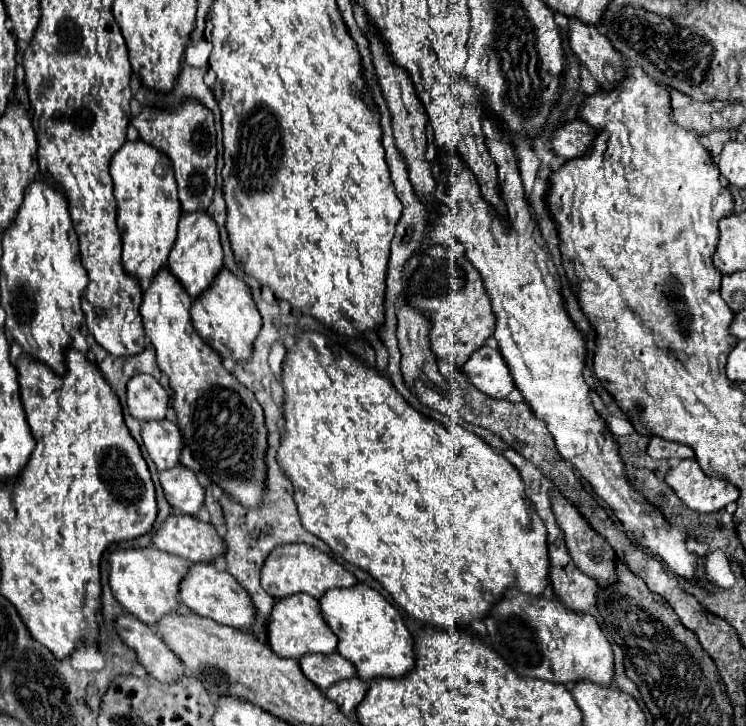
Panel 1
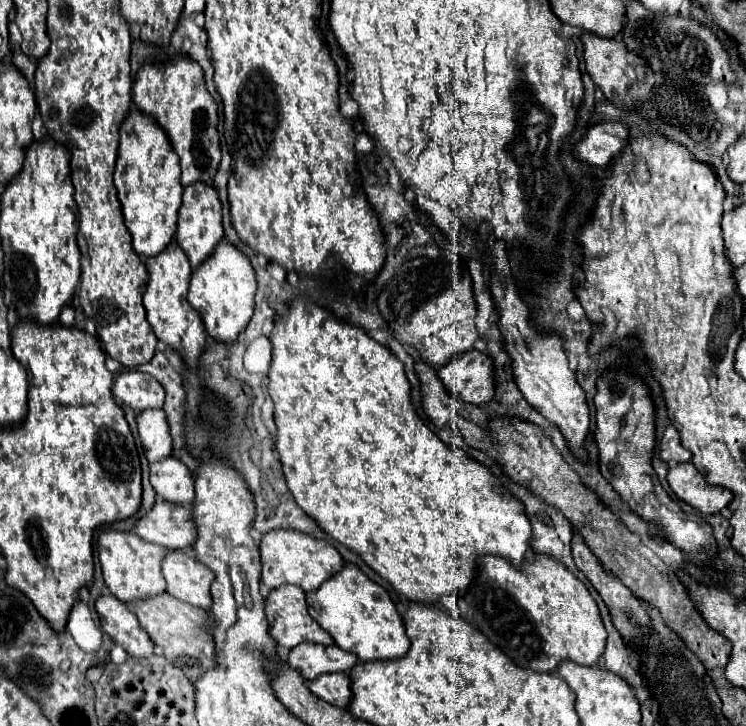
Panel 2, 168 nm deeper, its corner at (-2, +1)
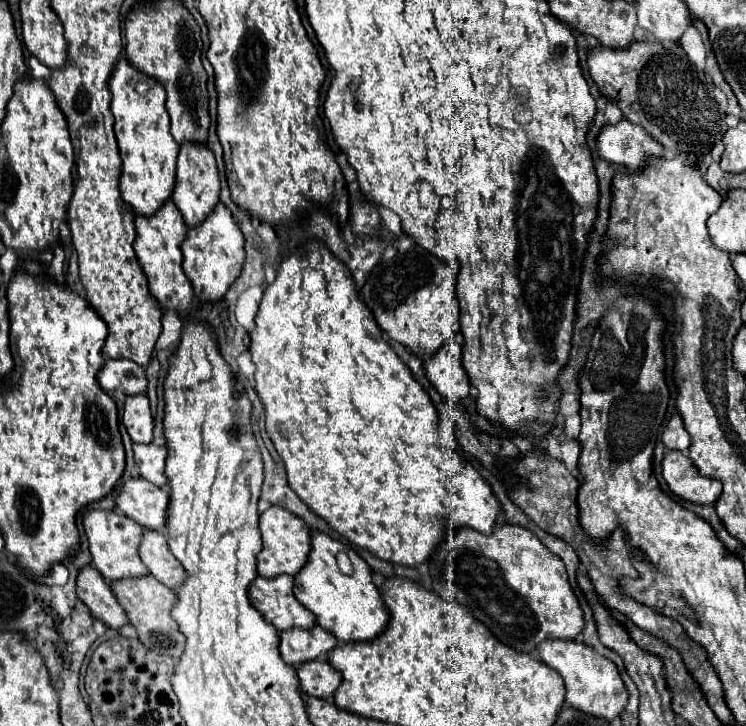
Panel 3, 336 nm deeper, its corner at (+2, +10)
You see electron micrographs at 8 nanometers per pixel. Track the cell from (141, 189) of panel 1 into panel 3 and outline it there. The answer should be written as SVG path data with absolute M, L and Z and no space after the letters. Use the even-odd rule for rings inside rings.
M126 60L116 64L110 78L112 102L110 110L114 114L114 132L122 158L120 174L120 194L136 216L154 216L162 208L164 200L170 200L170 192L176 180L176 142L170 134L170 118L164 108L166 92L156 80L132 68Z

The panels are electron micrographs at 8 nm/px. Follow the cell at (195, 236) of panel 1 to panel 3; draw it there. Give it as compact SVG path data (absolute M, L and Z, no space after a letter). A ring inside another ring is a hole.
M190 142L182 144L180 154L178 154L176 186L174 186L174 192L172 192L172 202L180 210L184 224L188 228L202 224L214 212L216 204L220 202L218 194L220 194L220 178L218 178L214 154L200 144L190 144Z

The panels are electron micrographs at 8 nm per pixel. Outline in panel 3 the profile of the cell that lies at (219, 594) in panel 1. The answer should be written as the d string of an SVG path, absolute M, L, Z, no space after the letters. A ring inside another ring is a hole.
M146 530L140 544L140 558L148 566L150 574L160 580L162 584L170 586L172 590L180 588L186 580L186 570L174 560L174 554L170 552L166 544L166 536L162 532Z

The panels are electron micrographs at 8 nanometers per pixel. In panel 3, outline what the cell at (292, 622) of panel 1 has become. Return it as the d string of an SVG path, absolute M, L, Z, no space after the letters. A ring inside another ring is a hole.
M288 574L274 578L258 576L250 586L250 602L278 628L278 632L316 626L316 616L296 600L292 576Z

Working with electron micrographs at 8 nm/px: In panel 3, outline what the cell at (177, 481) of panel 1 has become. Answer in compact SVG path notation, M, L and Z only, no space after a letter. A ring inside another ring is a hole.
M134 444L134 458L140 468L142 478L156 486L166 486L166 474L164 474L164 464L166 464L166 448L160 448L156 444Z

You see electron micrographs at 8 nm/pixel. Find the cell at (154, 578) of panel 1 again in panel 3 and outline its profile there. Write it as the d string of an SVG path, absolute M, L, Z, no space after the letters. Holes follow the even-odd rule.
M90 510L84 514L84 532L88 536L90 552L92 552L92 564L94 568L110 582L124 580L124 578L138 578L150 574L148 568L142 564L138 556L138 544L142 540L142 528L134 524L128 516L122 516L118 512L106 512L106 510Z

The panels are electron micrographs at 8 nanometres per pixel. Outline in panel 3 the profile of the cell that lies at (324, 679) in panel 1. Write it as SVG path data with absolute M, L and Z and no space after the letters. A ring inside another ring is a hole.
M314 626L312 630L290 628L280 632L280 656L290 666L324 658L336 646L338 640L320 626Z

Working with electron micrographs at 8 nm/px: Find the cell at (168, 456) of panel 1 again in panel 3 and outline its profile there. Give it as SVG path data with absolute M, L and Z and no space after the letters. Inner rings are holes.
M136 394L126 398L124 406L124 416L122 422L136 444L150 444L152 442L152 430L154 430L154 420L150 412L150 402L146 394Z

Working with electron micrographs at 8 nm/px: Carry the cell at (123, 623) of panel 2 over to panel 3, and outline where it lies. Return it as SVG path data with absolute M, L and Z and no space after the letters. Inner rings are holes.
M86 566L78 574L76 582L78 598L88 606L90 614L96 620L102 620L108 628L120 630L122 626L130 624L124 608L118 604L110 584L100 576L100 572L92 566Z

